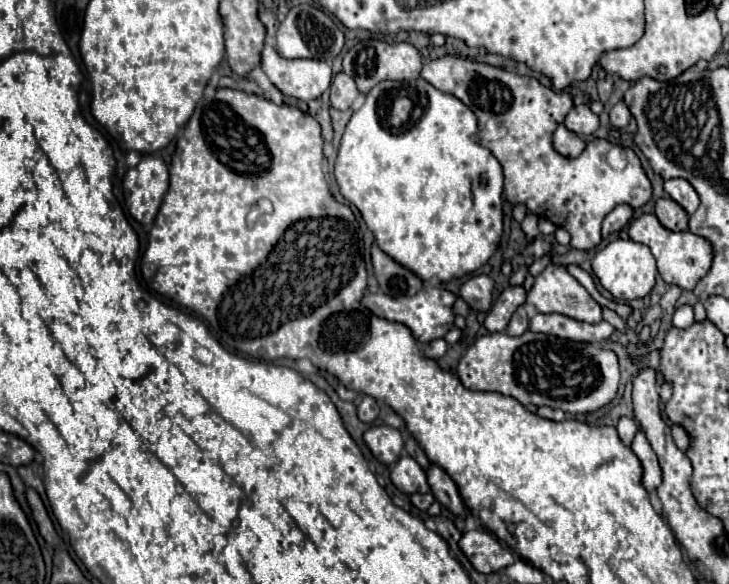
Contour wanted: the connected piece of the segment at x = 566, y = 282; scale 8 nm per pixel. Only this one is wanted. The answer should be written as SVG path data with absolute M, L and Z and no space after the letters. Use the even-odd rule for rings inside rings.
M547 265L537 277L527 293L527 303L533 305L539 313L561 313L565 317L573 317L575 321L597 323L603 321L601 305L587 293L587 289L563 267L563 265Z

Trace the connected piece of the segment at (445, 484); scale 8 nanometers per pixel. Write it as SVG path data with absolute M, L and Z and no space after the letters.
M431 463L429 469L425 469L425 473L427 473L427 481L429 481L429 485L431 485L431 493L435 495L435 499L437 499L443 507L447 507L451 513L455 513L455 515L459 515L459 517L469 515L469 511L465 509L463 499L461 499L461 495L459 495L459 491L457 491L455 481L453 481L439 465L433 465L433 463Z

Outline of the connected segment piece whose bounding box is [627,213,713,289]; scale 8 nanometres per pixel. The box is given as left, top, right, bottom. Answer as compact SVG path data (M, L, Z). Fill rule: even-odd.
M645 213L645 215L637 217L637 219L633 219L627 233L629 233L629 239L633 239L637 243L643 243L643 245L647 245L651 249L651 253L657 259L659 275L663 277L665 283L677 285L681 289L693 289L705 277L705 273L711 267L713 251L711 251L711 245L707 243L707 239L697 237L697 235L693 235L689 231L679 231L679 233L669 231L651 213Z

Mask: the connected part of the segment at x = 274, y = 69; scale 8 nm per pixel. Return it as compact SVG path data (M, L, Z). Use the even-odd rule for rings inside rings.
M269 43L261 51L261 69L269 81L295 99L317 99L331 85L331 67L327 61L315 59L283 59Z

